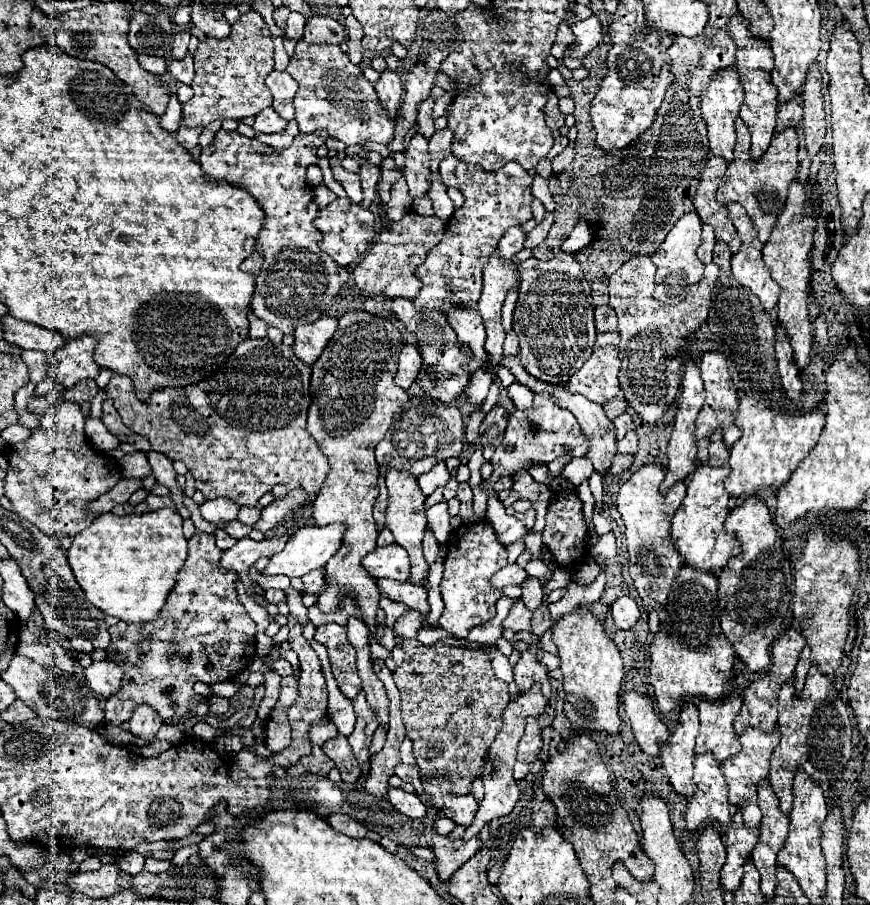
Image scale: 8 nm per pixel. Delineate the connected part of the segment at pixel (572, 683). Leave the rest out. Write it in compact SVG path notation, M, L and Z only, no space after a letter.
M586 606L566 614L558 620L552 632L552 640L558 646L560 668L564 674L564 712L578 732L604 732L616 736L620 732L620 688L626 676L622 656L614 642L606 636L602 624L590 614Z

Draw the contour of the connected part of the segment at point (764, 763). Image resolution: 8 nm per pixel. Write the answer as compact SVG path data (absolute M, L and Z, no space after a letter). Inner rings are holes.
M748 728L744 734L737 735L740 744L742 744L742 750L740 754L732 756L730 760L722 762L720 768L722 768L722 774L726 776L726 782L728 782L728 788L730 788L730 794L728 794L728 802L732 806L736 806L742 816L744 816L744 824L750 826L750 828L758 828L760 826L760 808L758 808L758 796L756 796L756 786L760 780L768 778L768 768L770 768L770 758L772 758L772 752L774 748L778 746L778 740L780 740L780 732L774 730L774 732L762 732L760 728Z

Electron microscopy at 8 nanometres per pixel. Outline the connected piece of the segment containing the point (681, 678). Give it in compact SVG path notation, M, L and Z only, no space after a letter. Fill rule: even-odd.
M684 566L676 584L672 584L666 610L668 626L662 626L652 642L650 664L650 682L660 712L670 714L686 700L686 694L704 694L712 702L722 700L726 684L732 678L734 650L720 630L716 576Z

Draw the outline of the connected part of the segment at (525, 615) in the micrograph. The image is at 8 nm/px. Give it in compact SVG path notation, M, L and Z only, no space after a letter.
M516 600L508 612L508 616L504 618L502 622L502 630L514 630L514 632L520 632L520 630L530 630L530 616L532 612L526 610L526 606L522 604L522 600Z

